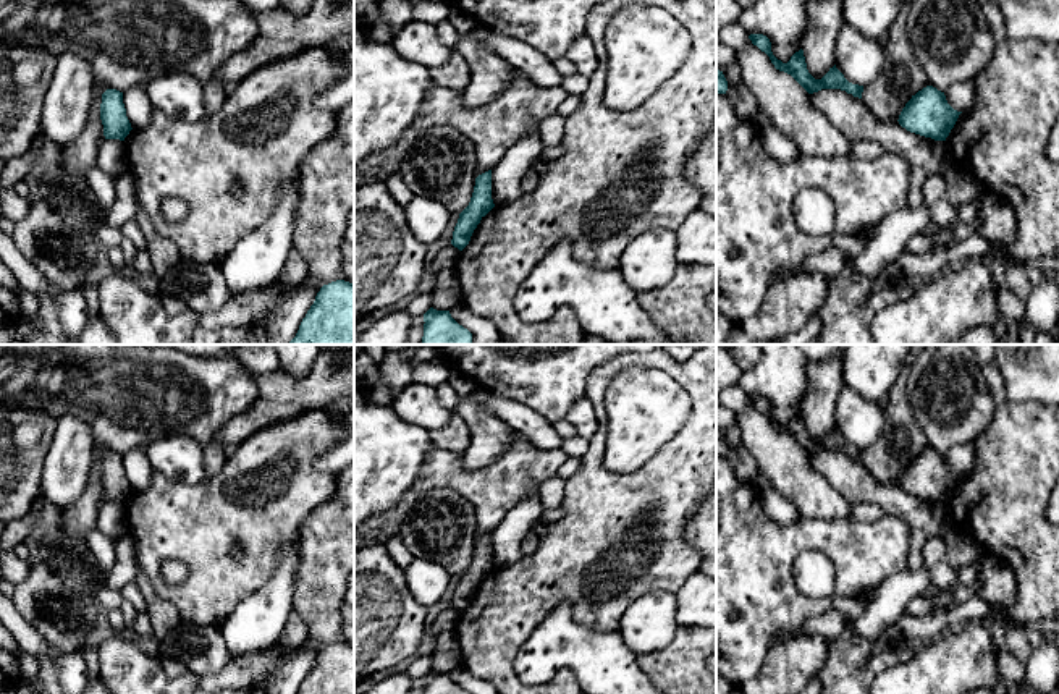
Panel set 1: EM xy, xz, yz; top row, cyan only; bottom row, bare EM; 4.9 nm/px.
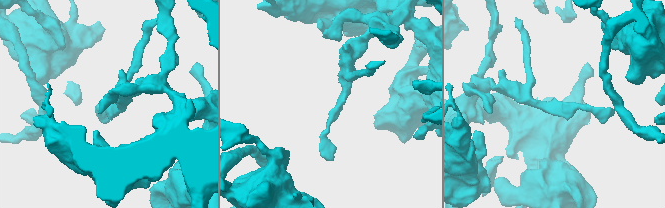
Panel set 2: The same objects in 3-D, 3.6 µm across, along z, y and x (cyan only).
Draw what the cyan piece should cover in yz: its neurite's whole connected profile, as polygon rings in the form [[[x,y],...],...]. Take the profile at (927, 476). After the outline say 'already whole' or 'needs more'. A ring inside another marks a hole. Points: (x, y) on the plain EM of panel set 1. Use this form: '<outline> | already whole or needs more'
[[[926,448],[912,458],[897,484],[910,495],[946,503],[960,476],[947,466],[944,455]]] | already whole

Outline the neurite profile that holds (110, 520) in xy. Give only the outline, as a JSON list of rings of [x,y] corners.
[[[103,501],[99,508],[97,529],[113,542],[128,532],[124,506],[120,501]]]

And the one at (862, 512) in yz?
[[[857,503],[850,506],[850,516],[862,523],[878,521],[884,514],[884,510],[876,503]]]

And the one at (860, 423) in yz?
[[[849,387],[839,391],[836,400],[836,430],[849,445],[870,446],[881,435],[884,424],[884,401],[868,401]]]

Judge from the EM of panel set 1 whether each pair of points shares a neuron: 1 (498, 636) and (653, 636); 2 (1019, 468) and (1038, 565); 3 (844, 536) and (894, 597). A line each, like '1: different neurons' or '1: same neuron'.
1: different neurons
2: same neuron
3: different neurons

